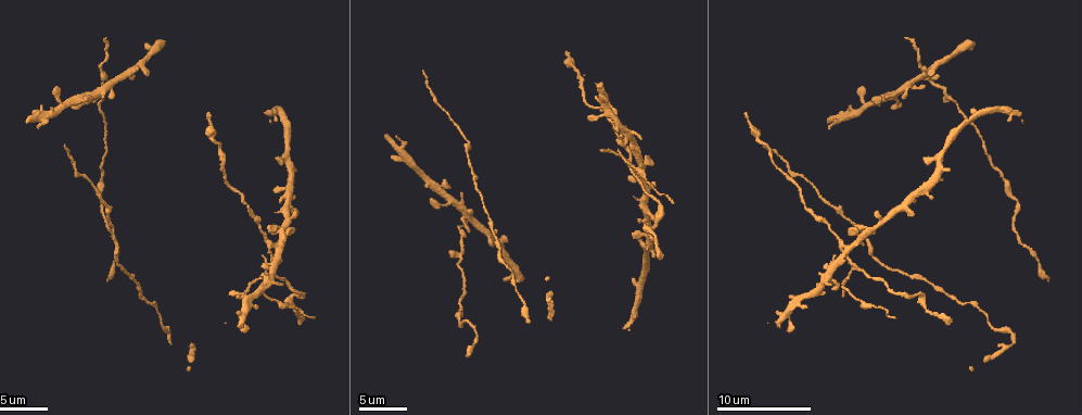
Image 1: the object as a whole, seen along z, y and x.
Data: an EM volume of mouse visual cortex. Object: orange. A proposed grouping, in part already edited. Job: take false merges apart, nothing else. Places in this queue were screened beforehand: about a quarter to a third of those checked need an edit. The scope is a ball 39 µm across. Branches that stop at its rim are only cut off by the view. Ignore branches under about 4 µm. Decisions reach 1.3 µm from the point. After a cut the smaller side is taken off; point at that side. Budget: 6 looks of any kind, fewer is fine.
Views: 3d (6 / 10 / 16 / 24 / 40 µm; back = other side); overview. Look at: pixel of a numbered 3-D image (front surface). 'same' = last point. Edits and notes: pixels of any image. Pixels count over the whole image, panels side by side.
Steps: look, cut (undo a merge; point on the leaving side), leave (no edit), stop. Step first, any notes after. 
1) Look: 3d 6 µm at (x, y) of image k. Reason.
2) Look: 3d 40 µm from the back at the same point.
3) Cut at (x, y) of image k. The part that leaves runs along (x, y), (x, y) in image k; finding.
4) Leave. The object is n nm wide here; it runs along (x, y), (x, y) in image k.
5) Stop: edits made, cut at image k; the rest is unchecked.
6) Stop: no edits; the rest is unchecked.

Look: 3d 10 µm at (906, 276) of image 1. Thick turns thin.

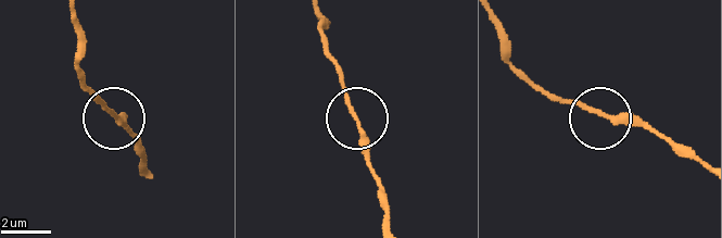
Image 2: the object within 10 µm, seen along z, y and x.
Look: 3d 6 µm at (113, 112) of image 2.

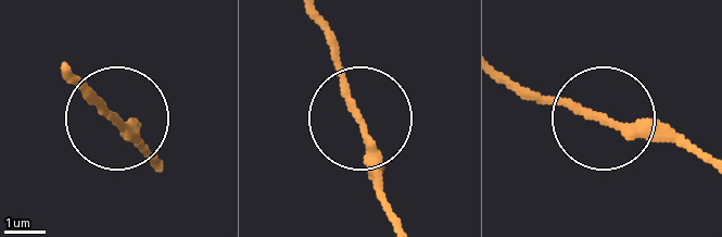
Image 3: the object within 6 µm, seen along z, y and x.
Leave. One neuron here.

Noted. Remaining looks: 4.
Look: 3d 6 µm at (268, 252) of image 1. Arms part here.

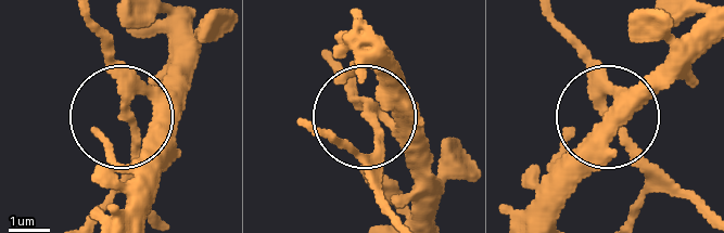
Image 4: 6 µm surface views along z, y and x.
Look: 3d 6 µm from the back at (126, 114) of image 4.

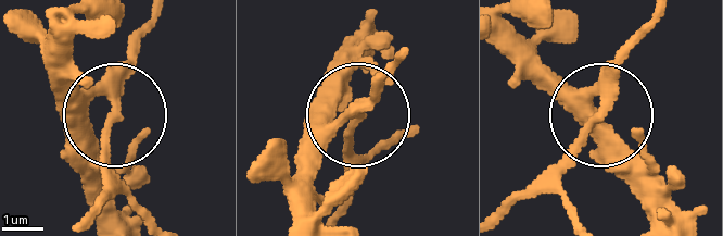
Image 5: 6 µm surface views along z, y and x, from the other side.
Leave. 3 arms meet here; it runs along (499, 17), (597, 115), (514, 201) in image 5; one neuron here.

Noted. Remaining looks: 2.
Look: 3d 16 µm at (463, 222) of image 1.

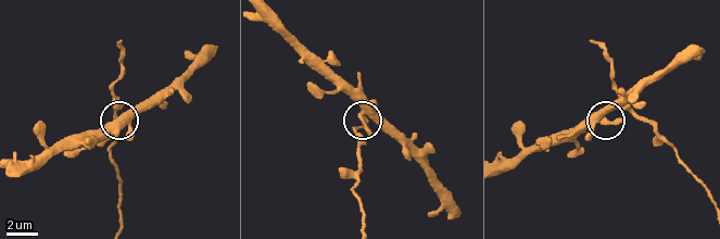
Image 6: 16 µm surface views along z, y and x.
Look: 3d 6 µm at (606, 123) of image 6. Closer look.

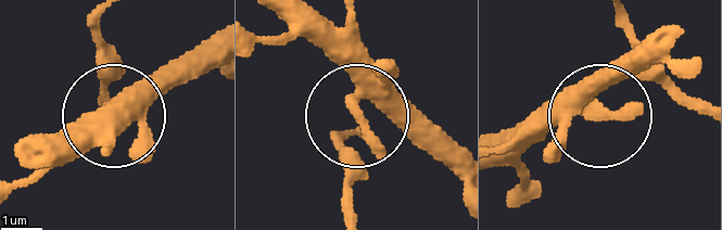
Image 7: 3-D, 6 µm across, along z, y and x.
Leave. The side arm is 13 µm long; one neuron here.

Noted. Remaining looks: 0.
Stop: no edits; the rest is unchecked.

